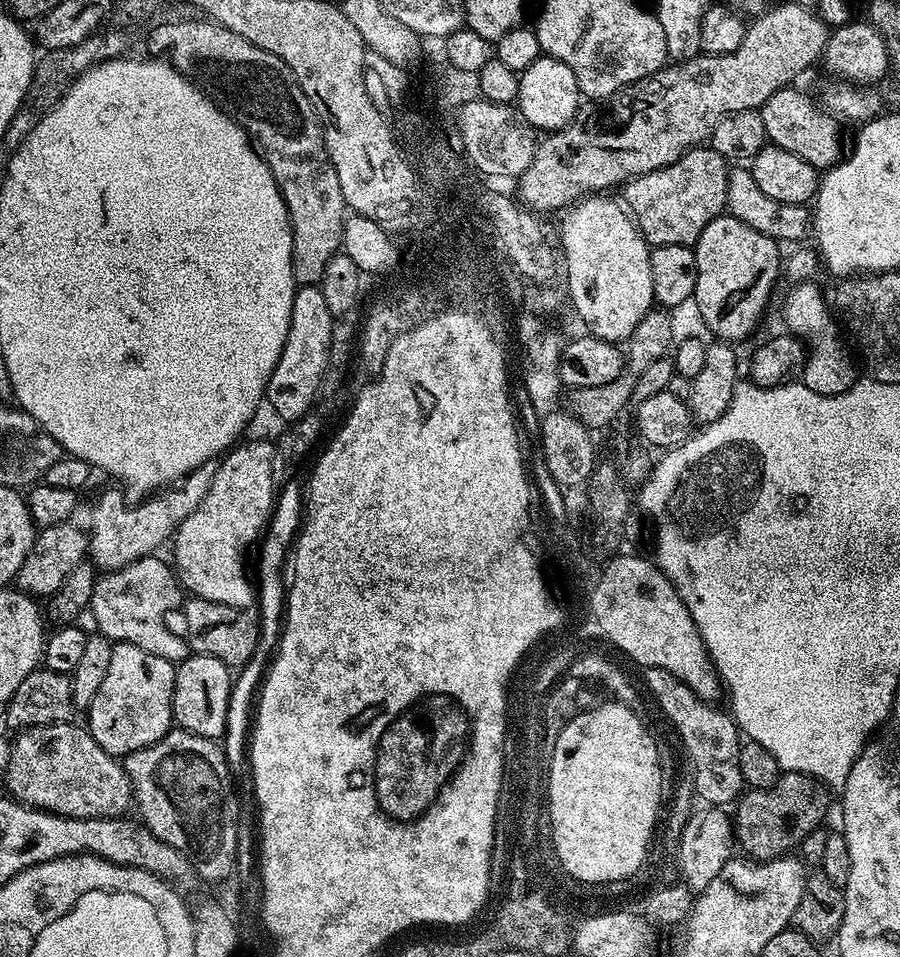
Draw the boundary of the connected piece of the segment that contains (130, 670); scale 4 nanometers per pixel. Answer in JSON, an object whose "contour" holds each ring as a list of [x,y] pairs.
{"contour":[[[113,643],[106,678],[86,710],[86,727],[94,742],[117,758],[157,744],[174,724],[172,695],[175,685],[173,661],[158,658],[158,654],[150,654],[133,644]]]}

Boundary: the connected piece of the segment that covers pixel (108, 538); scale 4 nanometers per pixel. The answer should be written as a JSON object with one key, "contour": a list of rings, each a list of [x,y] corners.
{"contour":[[[207,460],[205,464],[189,472],[175,486],[165,487],[163,490],[141,499],[139,502],[132,502],[136,503],[132,505],[128,505],[124,501],[125,493],[123,491],[120,491],[121,493],[102,493],[100,496],[100,505],[92,512],[92,528],[90,527],[90,531],[88,532],[88,552],[90,553],[91,563],[95,564],[97,569],[100,570],[115,570],[117,568],[124,568],[130,562],[134,562],[143,556],[159,553],[161,551],[159,548],[167,540],[169,543],[175,537],[176,530],[180,527],[183,520],[190,514],[194,514],[194,510],[198,510],[202,498],[206,498],[206,494],[210,490],[210,482],[214,482],[216,465],[216,460]]]}

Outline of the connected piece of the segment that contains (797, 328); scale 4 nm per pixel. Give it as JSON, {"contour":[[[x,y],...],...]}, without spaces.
{"contour":[[[816,282],[797,284],[784,300],[784,324],[791,335],[806,342],[807,354],[800,380],[808,389],[824,397],[845,393],[856,384],[858,373],[838,333],[832,329],[832,320],[824,309],[824,296]]]}

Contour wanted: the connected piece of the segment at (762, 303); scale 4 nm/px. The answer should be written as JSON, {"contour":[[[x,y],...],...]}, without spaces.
{"contour":[[[727,214],[715,216],[708,223],[706,230],[696,239],[694,251],[696,254],[696,294],[694,305],[700,311],[700,320],[713,332],[715,339],[720,342],[737,342],[744,340],[756,328],[764,307],[768,304],[768,295],[776,284],[776,275],[779,277],[782,272],[781,245],[772,240],[766,234],[758,234],[754,226],[746,226],[738,218]]]}

